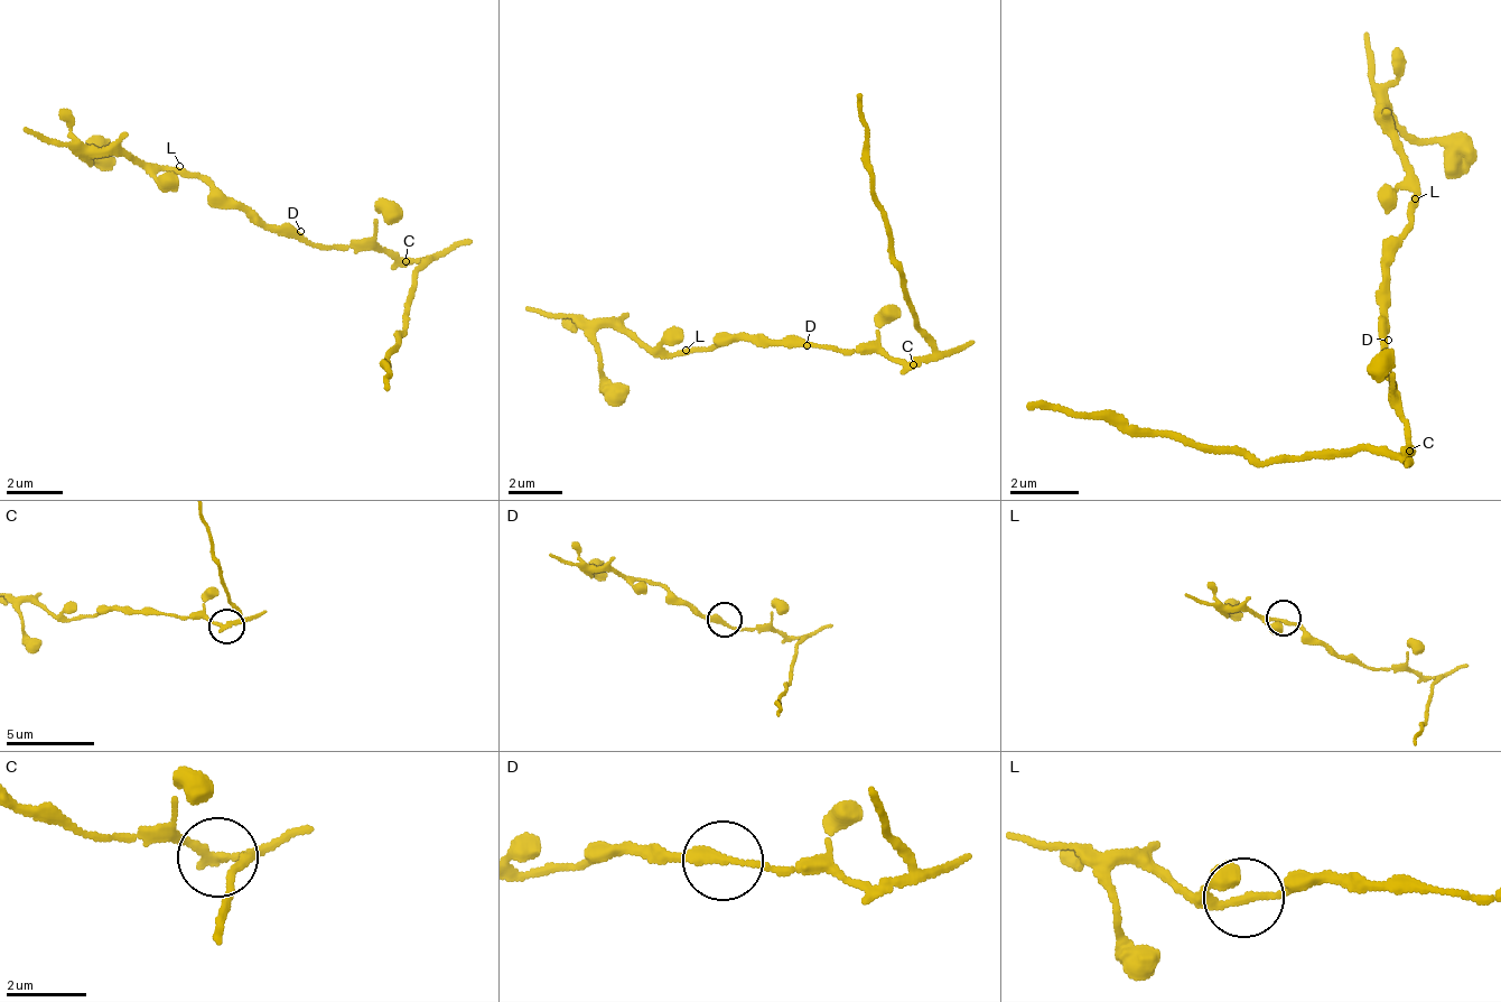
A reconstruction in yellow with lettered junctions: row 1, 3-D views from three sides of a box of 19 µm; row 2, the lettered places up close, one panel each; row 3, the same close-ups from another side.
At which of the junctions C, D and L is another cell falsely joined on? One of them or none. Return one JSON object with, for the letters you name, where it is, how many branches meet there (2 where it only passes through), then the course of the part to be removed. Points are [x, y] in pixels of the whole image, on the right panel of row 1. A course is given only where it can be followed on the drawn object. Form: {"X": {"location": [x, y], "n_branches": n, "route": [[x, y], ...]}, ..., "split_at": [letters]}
{"C": {"location": [1409, 451], "n_branches": 3, "route": [[1411, 447], [1380, 454], [1248, 463], [1150, 428], [1031, 401]]}, "split_at": ["C"]}

